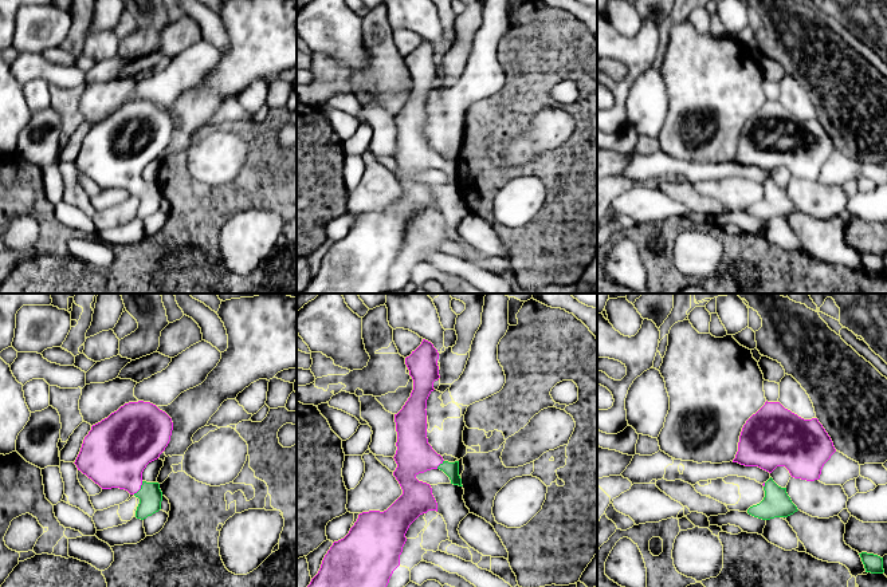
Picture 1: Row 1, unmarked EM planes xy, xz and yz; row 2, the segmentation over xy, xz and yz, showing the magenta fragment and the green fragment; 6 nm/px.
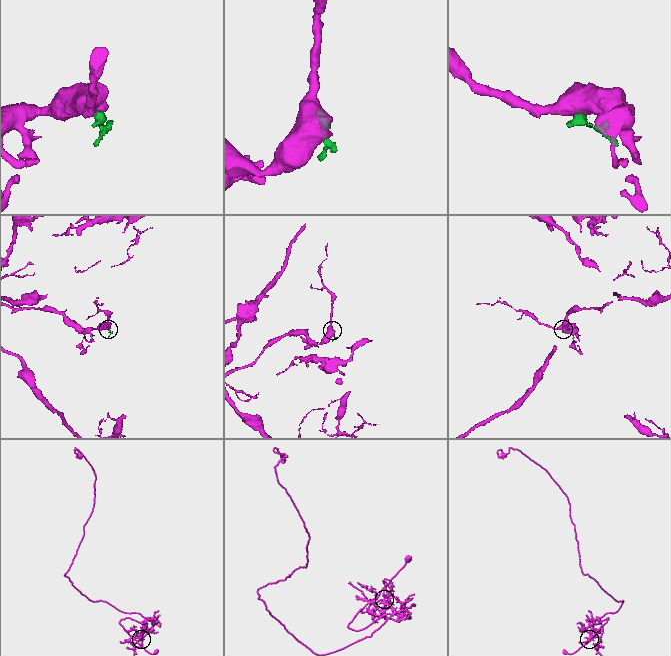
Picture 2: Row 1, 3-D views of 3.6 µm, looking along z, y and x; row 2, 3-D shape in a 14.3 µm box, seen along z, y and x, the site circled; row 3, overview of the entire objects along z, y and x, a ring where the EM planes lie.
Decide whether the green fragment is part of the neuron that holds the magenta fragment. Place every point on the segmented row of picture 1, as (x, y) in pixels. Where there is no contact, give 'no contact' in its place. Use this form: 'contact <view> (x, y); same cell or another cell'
contact xy (140, 488); same cell

